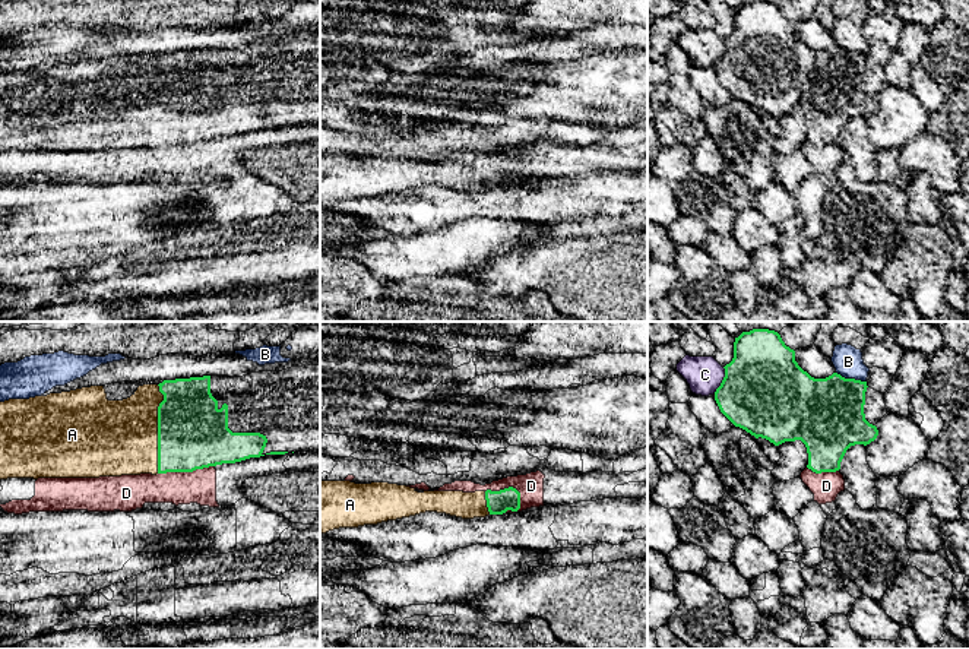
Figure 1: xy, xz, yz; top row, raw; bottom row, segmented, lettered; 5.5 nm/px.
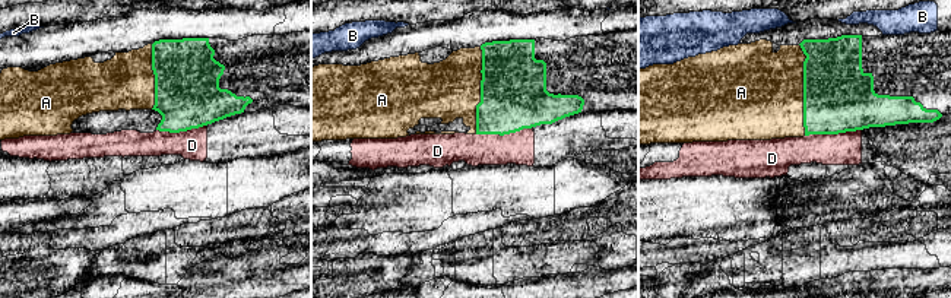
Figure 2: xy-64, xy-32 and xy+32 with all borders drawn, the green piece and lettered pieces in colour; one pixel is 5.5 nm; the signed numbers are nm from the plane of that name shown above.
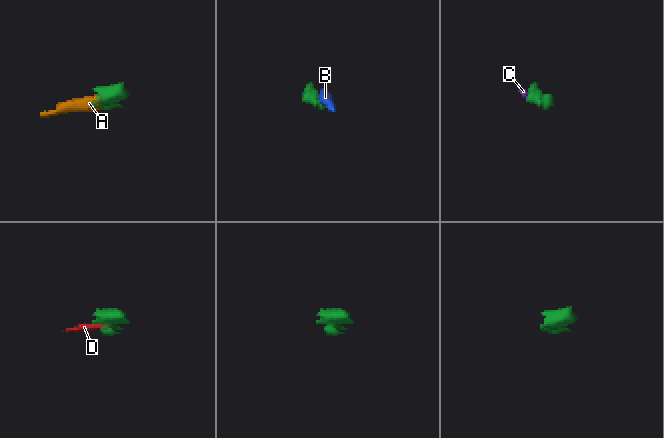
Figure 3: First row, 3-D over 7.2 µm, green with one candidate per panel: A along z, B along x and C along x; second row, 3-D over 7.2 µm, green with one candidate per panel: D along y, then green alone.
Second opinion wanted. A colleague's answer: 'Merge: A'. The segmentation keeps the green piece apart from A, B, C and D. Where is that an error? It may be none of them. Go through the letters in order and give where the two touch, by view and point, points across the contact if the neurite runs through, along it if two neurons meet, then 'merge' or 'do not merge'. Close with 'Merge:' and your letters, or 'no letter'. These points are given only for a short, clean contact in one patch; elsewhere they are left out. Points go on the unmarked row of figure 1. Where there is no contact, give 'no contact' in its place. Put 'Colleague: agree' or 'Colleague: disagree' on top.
Colleague: agree
A: contact xy (158, 101); merge
B: contact yz (851, 51); border yz (836, 44), (845, 50), (865, 54); do not merge
C: contact yz (722, 53); do not merge
D: contact xy (186, 143); border xy (214, 138), (192, 143), (158, 146); do not merge
Merge: A

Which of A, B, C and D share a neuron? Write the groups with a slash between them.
A / B / C / D

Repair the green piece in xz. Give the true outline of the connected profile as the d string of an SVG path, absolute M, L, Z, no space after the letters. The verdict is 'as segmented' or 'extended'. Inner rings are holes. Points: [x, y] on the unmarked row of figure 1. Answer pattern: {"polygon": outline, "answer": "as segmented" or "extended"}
{"polygon": "M322 153L320 155L320 206L339 200L358 200L377 197L387 193L415 189L425 184L446 186L462 191L485 190L488 187L503 187L507 183L520 181L520 165L513 161L500 164L424 164L389 155L355 156L351 153Z", "answer": "extended"}

